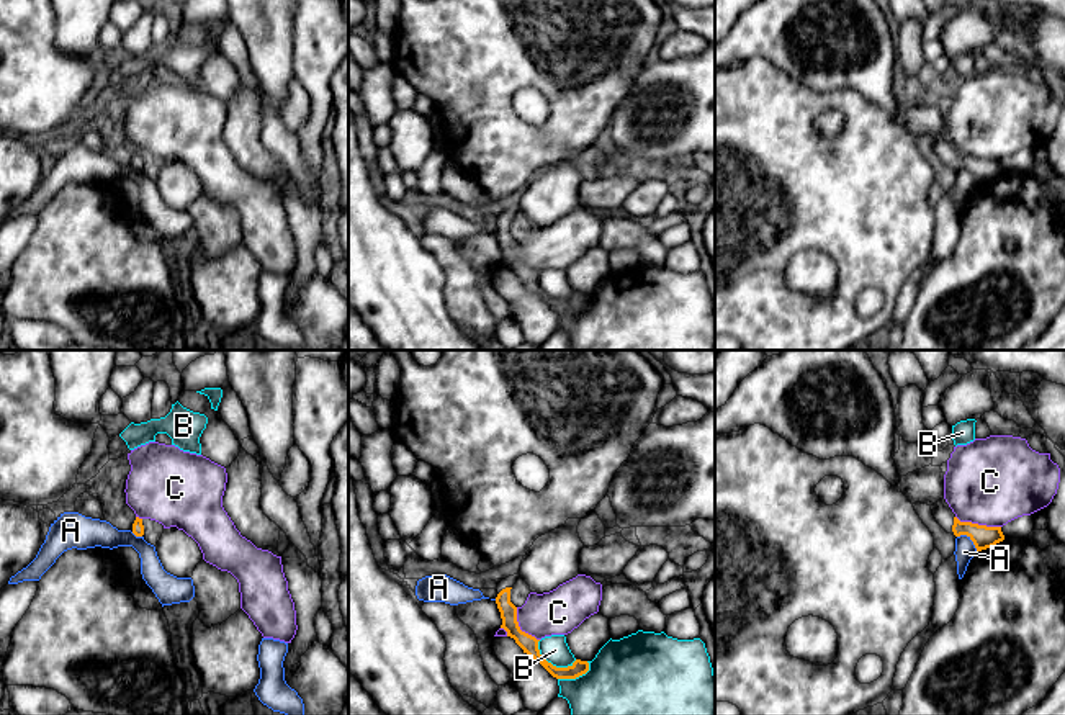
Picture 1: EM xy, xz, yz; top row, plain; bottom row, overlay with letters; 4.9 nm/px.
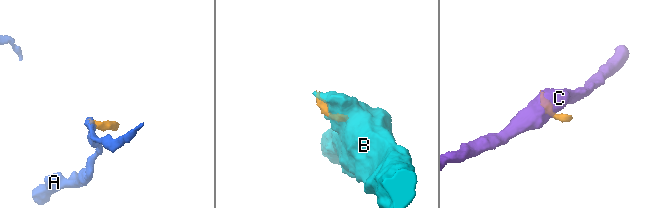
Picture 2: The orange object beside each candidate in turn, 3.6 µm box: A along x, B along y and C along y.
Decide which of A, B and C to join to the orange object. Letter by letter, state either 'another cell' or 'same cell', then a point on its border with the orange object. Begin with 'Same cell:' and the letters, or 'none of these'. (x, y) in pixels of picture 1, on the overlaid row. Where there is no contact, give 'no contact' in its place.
Same cell: none of these
A: another cell; meets orange in yz at (970, 539)
B: another cell; meets orange in xz at (550, 663)
C: another cell; meets orange in yz at (977, 524)

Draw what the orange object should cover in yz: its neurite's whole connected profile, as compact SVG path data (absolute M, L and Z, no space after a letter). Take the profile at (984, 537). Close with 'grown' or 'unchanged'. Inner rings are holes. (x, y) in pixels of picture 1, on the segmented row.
M946 499L937 501L931 506L932 515L936 522L947 532L955 537L967 535L977 551L995 546L996 543L1004 540L1001 527L986 527L972 522L960 522Z; grown

